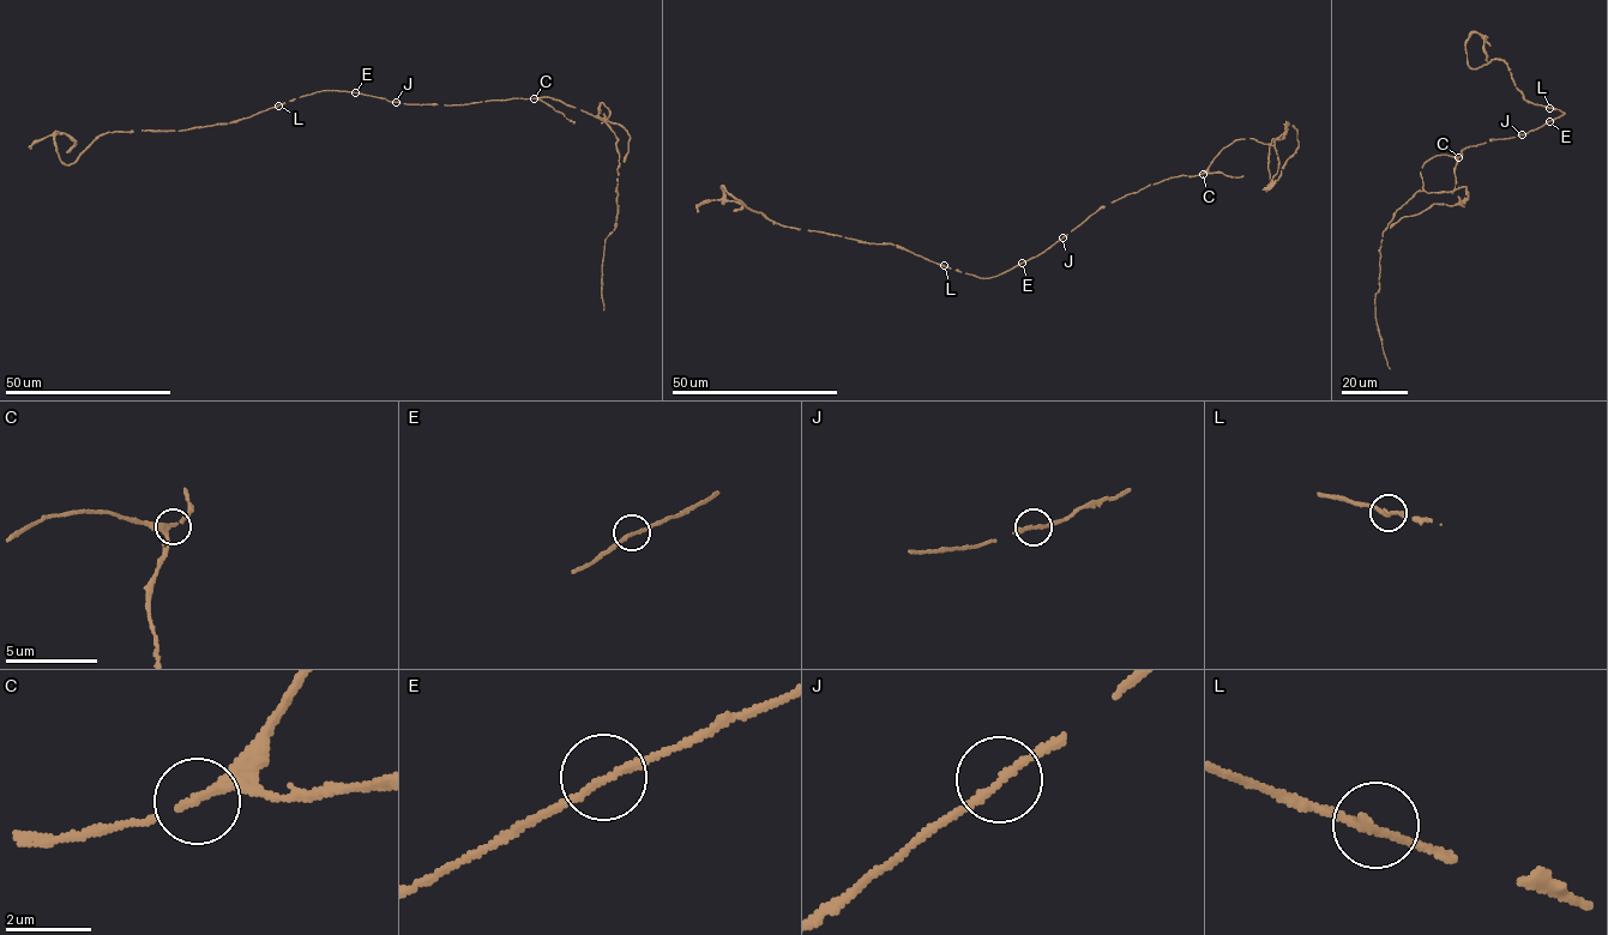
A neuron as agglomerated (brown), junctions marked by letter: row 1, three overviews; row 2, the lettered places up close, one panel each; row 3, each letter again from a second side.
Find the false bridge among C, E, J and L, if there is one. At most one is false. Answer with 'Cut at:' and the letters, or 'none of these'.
Cut at: none of these

